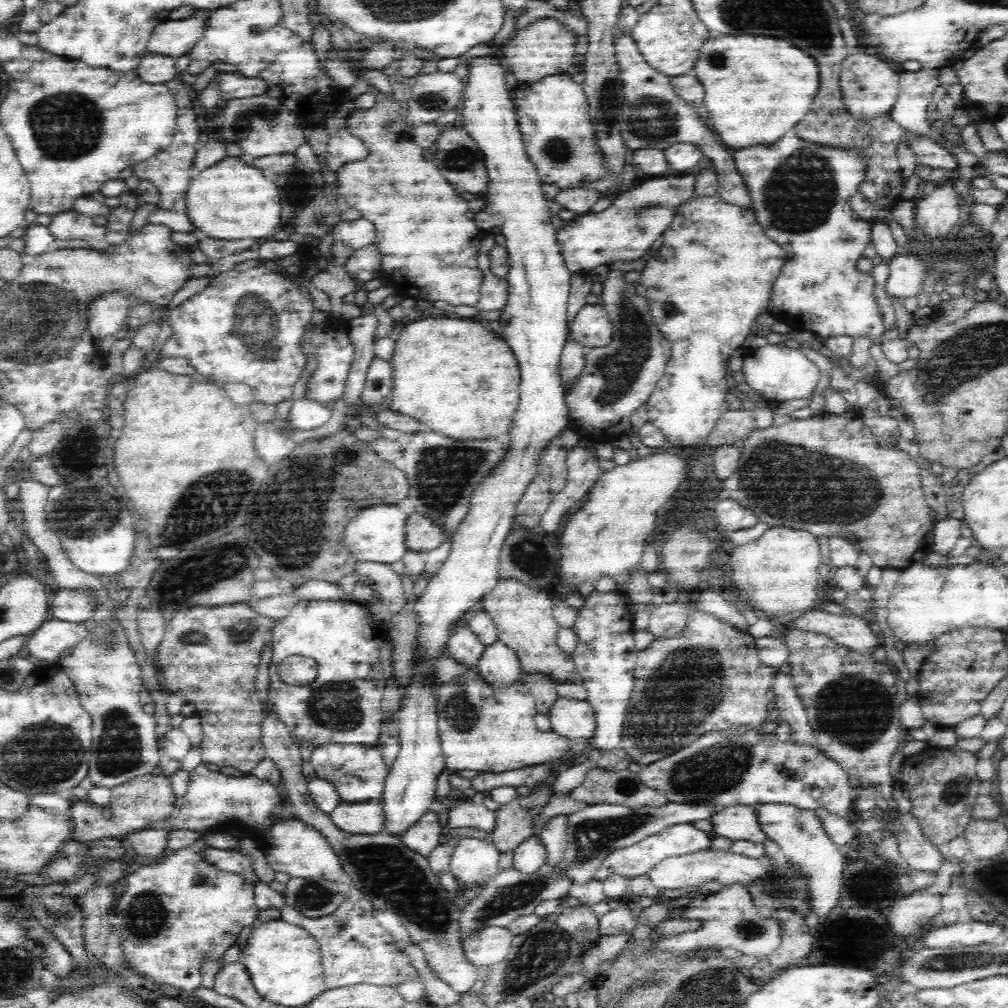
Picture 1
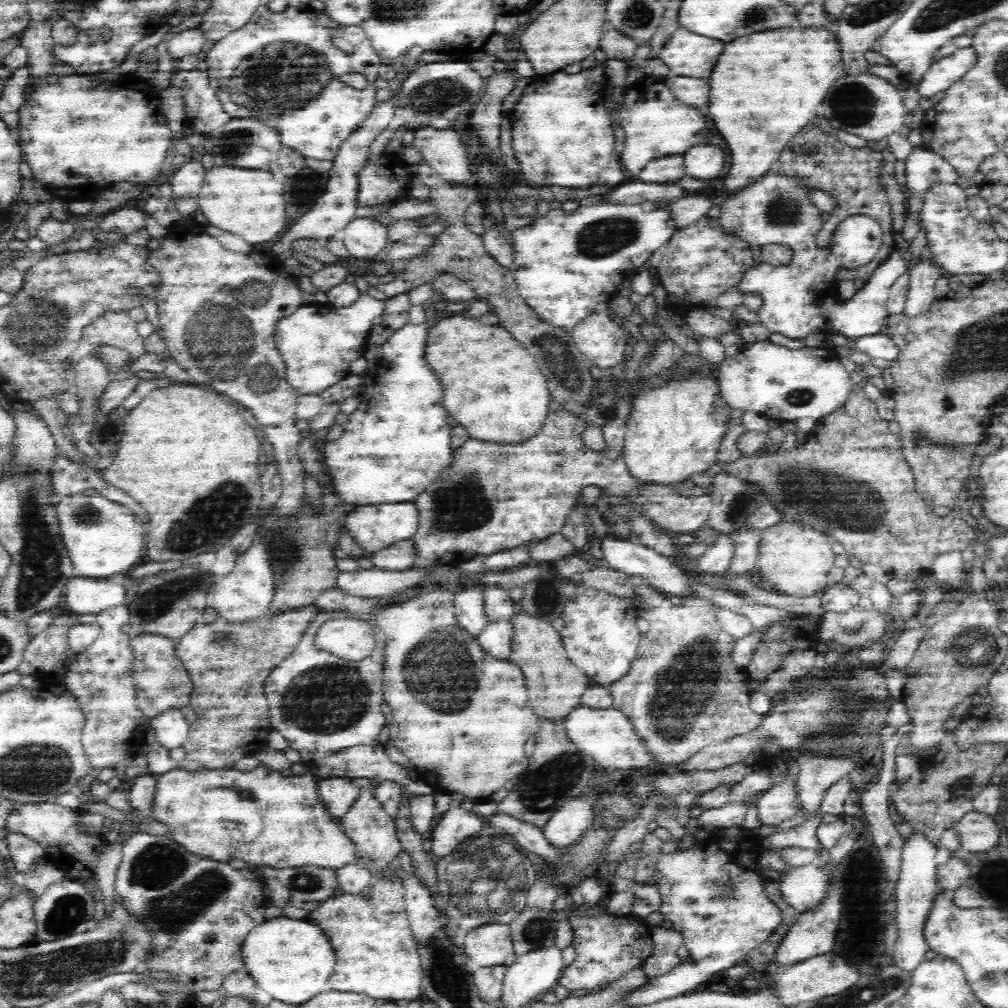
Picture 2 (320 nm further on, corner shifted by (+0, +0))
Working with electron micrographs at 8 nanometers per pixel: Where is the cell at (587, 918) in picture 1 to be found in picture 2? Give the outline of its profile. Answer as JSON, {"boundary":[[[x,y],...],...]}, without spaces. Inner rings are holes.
{"boundary":[[[580,907],[567,910],[573,934],[576,956],[572,964],[565,967],[559,985],[569,991],[602,991],[620,980],[625,974],[640,968],[653,955],[654,943],[651,926],[638,916],[620,916],[601,913],[597,916],[582,916]]]}

